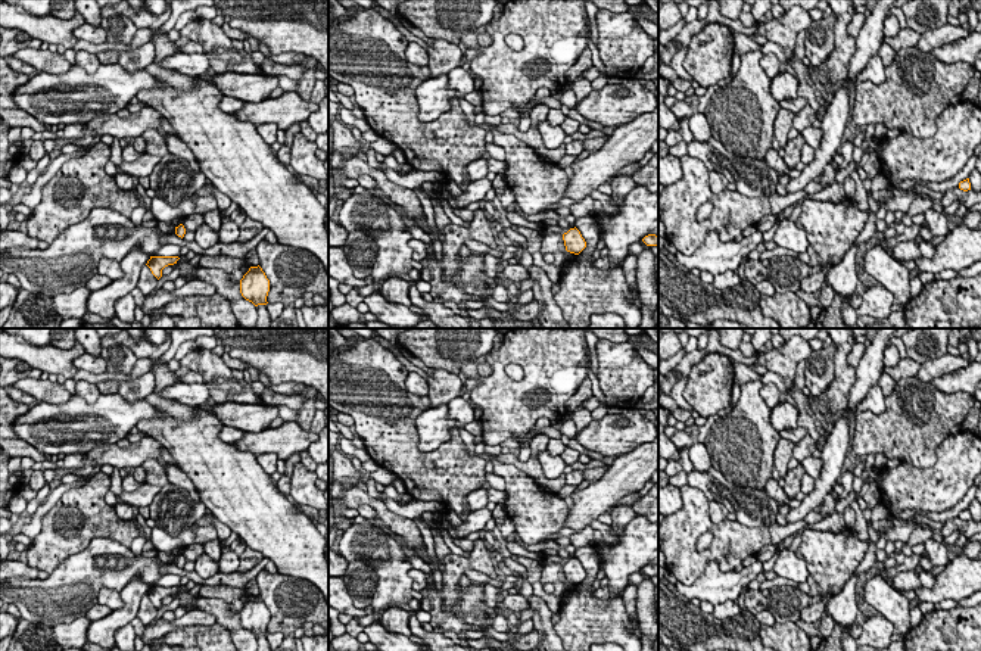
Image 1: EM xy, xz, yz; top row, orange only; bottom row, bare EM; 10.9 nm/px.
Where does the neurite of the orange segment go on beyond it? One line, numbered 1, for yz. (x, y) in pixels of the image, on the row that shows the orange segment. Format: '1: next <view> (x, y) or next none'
1: next none

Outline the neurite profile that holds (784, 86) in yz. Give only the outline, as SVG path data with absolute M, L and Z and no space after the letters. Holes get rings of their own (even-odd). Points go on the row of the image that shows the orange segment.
M779 72L770 80L770 93L776 102L798 97L798 80L788 72Z

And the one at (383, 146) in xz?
M383 137L377 141L367 143L367 147L374 149L377 153L382 153L384 158L389 156L398 146Z

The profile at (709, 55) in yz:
M710 22L691 37L683 59L685 71L708 88L731 75L734 32L720 24Z

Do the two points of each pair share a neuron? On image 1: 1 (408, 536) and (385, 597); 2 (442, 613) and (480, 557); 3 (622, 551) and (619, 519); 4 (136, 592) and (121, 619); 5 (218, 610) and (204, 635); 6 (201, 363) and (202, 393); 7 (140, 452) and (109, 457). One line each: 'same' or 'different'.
1: different
2: same
3: different
4: same
5: different
6: different
7: same

